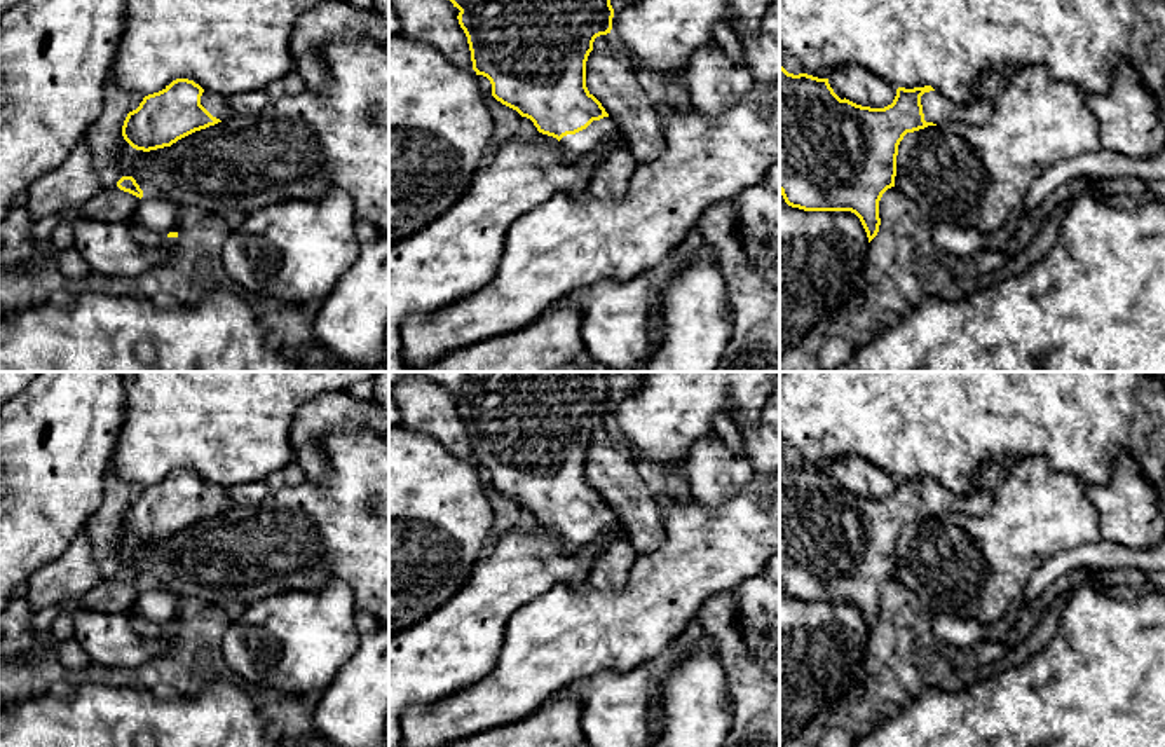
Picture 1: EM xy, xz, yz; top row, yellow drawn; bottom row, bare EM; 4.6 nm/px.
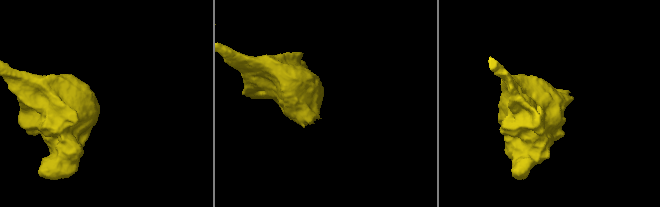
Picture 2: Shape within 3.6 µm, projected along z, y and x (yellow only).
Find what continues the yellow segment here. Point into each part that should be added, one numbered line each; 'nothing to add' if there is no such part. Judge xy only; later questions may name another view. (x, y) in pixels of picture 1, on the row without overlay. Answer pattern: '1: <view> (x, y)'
1: xy (217, 496)

